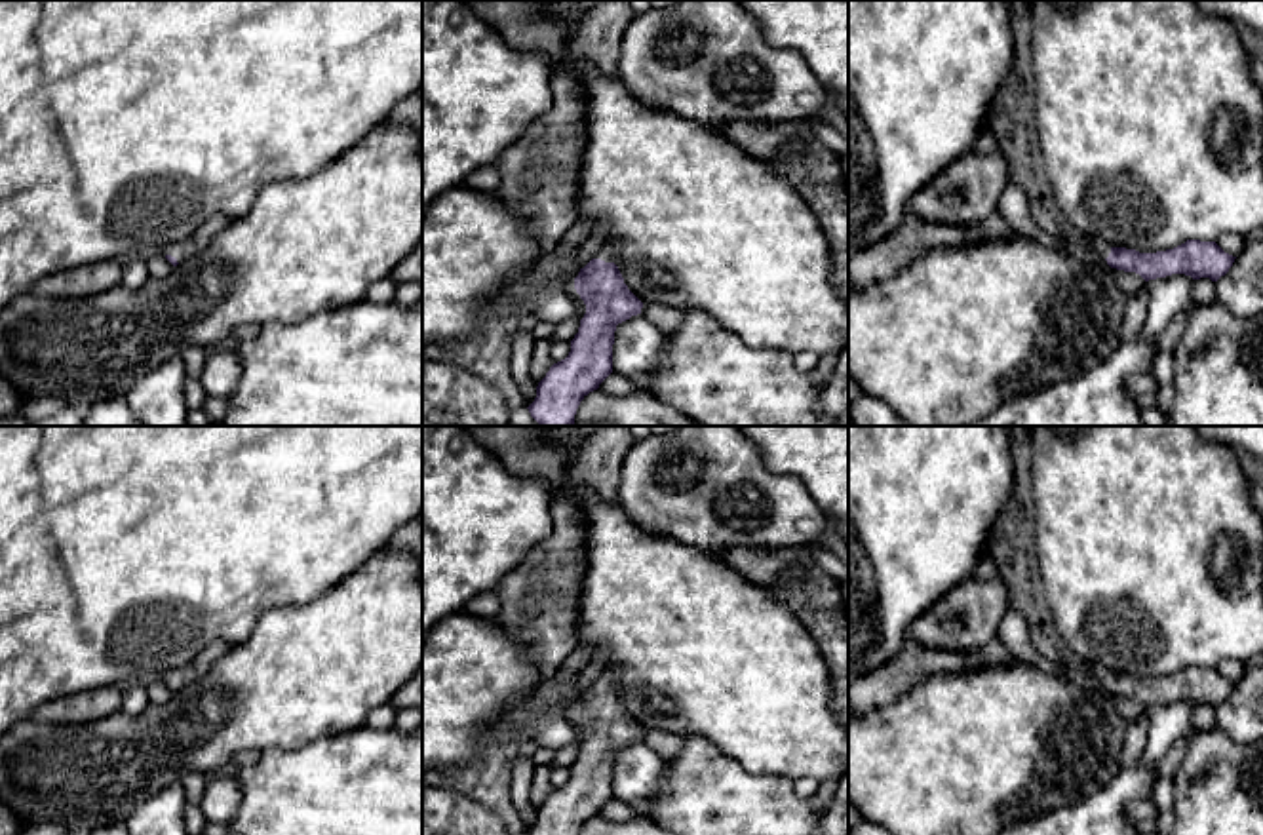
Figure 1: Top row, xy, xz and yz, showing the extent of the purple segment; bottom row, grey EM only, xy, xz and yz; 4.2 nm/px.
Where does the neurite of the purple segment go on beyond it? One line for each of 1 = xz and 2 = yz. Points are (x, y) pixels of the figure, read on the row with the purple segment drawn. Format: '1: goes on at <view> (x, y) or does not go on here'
1: goes on at xz (607, 253)
2: goes on at yz (1102, 248)

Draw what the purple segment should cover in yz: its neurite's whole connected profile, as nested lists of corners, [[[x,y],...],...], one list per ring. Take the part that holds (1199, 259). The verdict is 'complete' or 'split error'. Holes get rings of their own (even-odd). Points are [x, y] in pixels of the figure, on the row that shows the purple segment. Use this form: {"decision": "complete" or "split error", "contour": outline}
{"decision": "split error", "contour": [[[1090,238],[1090,245],[1111,268],[1136,272],[1145,282],[1172,274],[1185,274],[1193,280],[1210,278],[1212,282],[1217,282],[1229,272],[1236,259],[1225,253],[1215,242],[1200,240],[1187,240],[1174,249],[1156,253],[1139,253],[1136,249],[1111,247],[1109,243],[1094,238]]]}

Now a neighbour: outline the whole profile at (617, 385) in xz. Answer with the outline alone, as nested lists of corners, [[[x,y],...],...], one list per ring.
[[[611,373],[601,384],[599,384],[601,390],[605,390],[607,394],[611,396],[628,396],[635,390],[635,384],[620,375],[620,373]]]

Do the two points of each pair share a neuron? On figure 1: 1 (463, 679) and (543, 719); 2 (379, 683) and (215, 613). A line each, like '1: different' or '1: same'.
1: same
2: different

